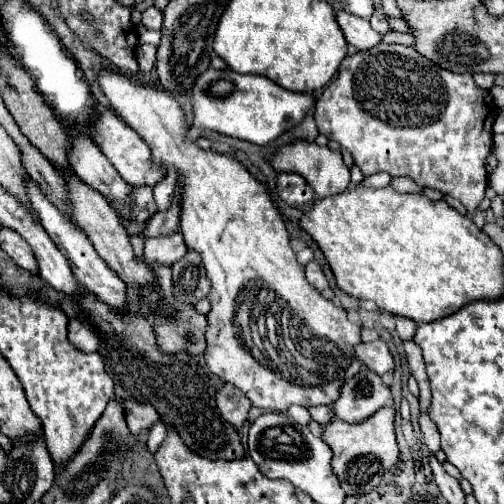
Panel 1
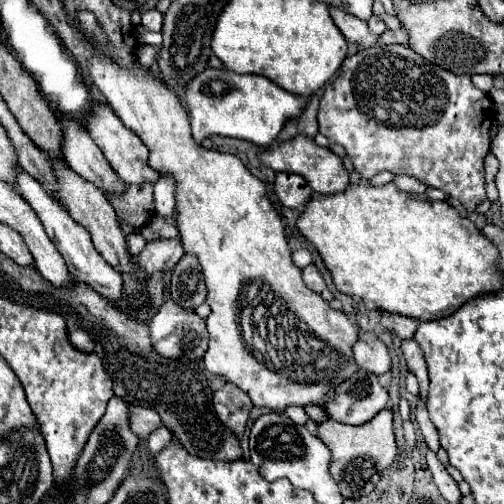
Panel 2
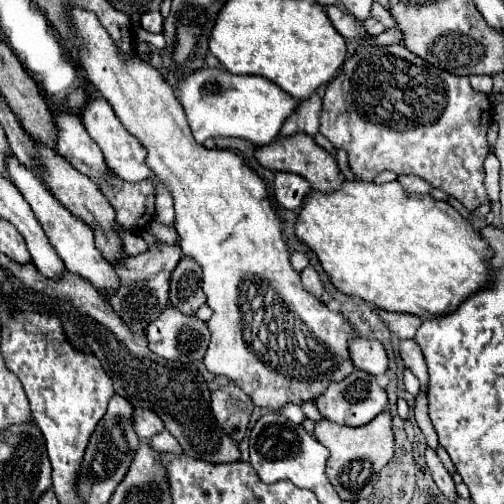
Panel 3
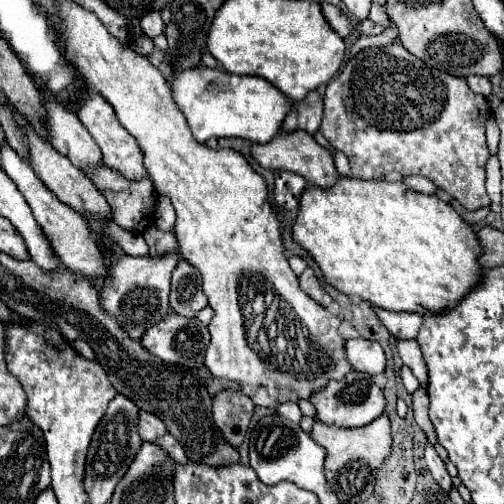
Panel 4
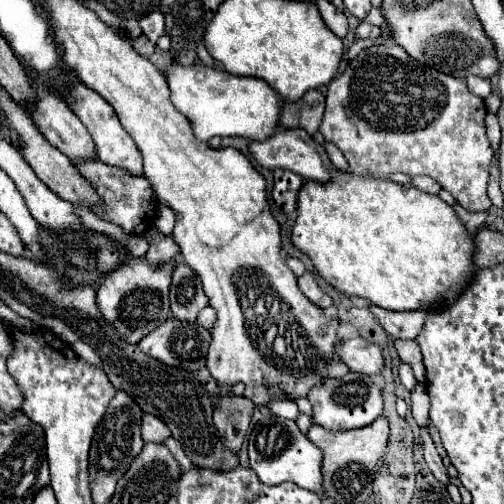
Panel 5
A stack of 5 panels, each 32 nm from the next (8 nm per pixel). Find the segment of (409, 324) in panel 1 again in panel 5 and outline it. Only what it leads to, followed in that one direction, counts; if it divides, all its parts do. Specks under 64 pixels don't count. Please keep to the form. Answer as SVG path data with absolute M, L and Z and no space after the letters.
M370 306L370 310L392 338L414 338L420 332L424 318L426 318L426 312L418 312L418 310L416 312L392 312L392 310L384 310L378 306Z

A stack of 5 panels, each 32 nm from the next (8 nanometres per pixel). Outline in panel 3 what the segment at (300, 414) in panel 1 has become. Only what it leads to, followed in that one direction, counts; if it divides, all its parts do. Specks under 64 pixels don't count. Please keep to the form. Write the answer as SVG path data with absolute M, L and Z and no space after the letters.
M286 404L282 410L280 410L284 416L288 416L288 420L292 420L294 424L302 424L306 420L302 408L298 404Z

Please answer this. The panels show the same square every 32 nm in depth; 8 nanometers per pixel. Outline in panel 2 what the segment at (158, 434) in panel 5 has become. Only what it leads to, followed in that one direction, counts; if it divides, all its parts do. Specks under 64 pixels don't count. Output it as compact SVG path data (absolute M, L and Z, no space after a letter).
M130 404L130 428L136 436L140 438L146 438L154 428L158 428L162 422L160 422L160 416L156 414L154 408L150 406L134 406Z

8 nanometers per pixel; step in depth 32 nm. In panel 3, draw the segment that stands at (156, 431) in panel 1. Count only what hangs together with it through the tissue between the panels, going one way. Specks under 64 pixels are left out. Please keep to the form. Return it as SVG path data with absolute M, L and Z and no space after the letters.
M162 430L162 432L158 432L158 434L154 434L152 438L150 438L150 448L152 450L158 450L158 452L180 452L182 448L178 446L178 442L174 440L174 436L168 432L168 430Z

